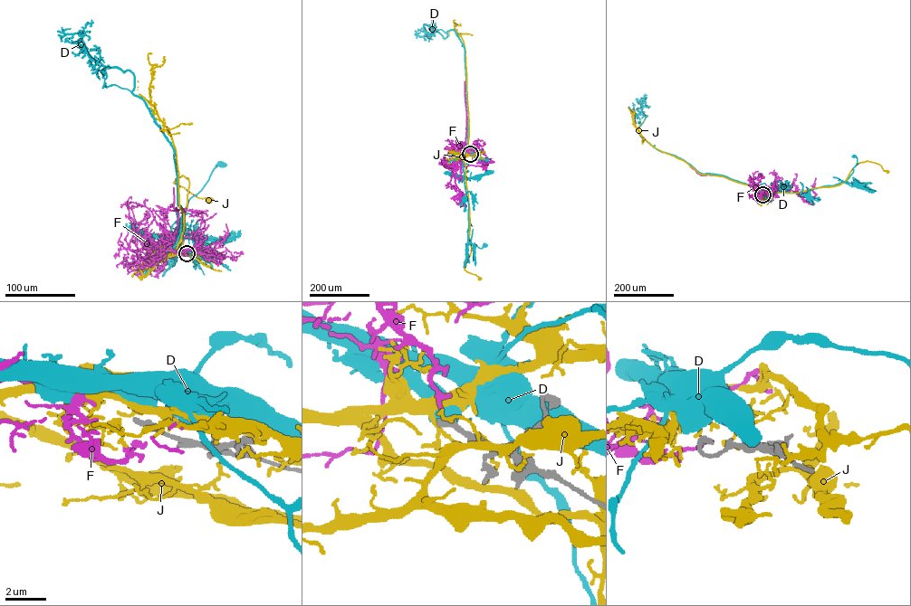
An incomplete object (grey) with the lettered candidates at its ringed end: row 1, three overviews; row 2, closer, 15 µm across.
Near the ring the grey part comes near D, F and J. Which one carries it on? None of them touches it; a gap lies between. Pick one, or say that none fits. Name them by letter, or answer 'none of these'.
none of these

